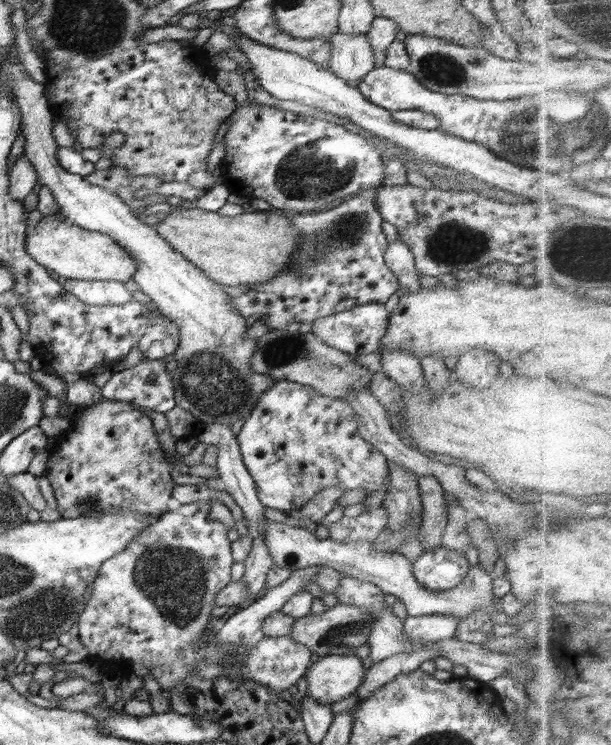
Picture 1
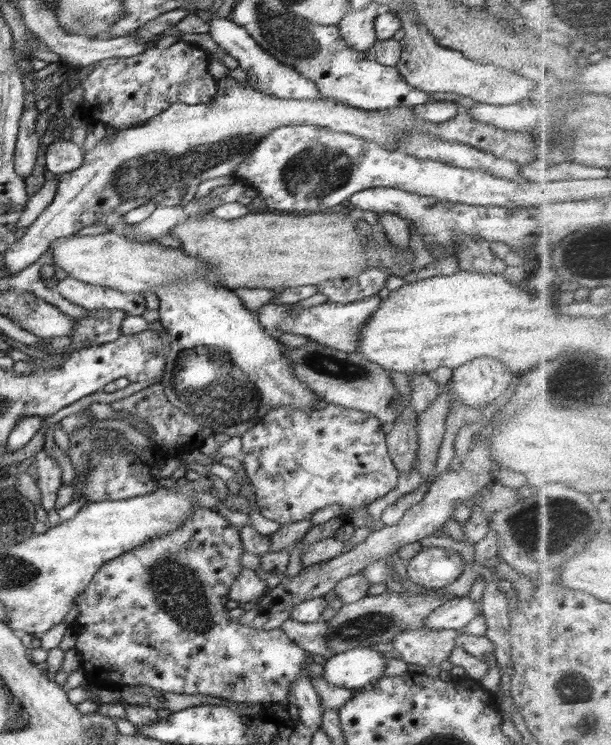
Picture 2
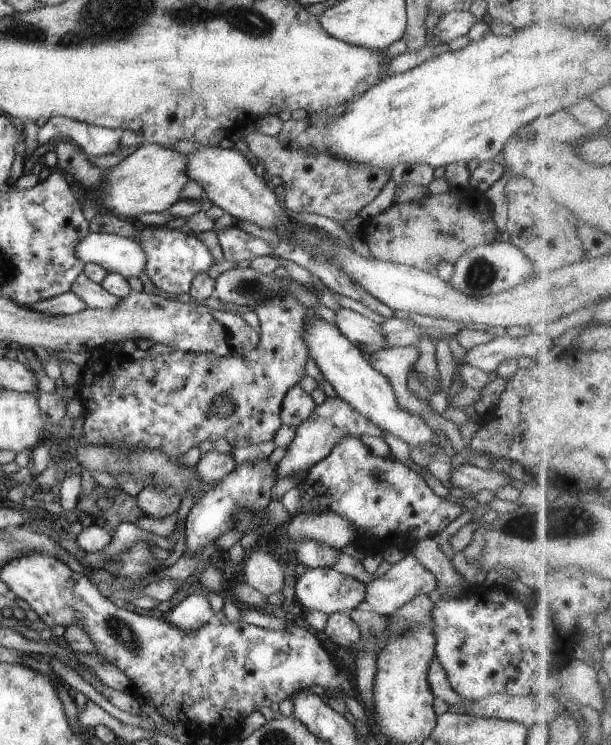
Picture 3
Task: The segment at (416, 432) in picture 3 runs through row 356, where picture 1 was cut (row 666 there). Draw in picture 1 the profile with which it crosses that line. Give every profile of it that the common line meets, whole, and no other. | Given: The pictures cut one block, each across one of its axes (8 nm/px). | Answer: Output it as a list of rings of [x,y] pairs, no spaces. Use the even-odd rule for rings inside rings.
[[[356,655],[320,657],[306,673],[307,695],[327,705],[344,700],[363,683],[364,670],[362,659]]]

